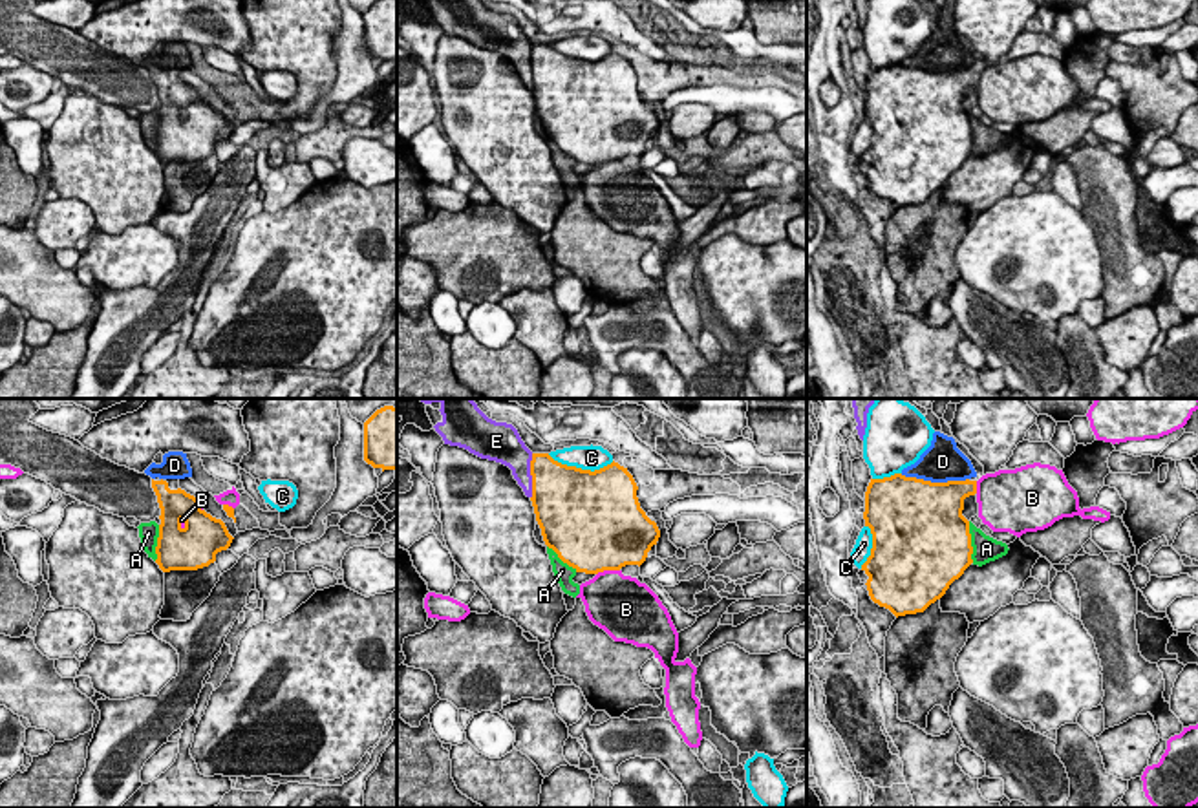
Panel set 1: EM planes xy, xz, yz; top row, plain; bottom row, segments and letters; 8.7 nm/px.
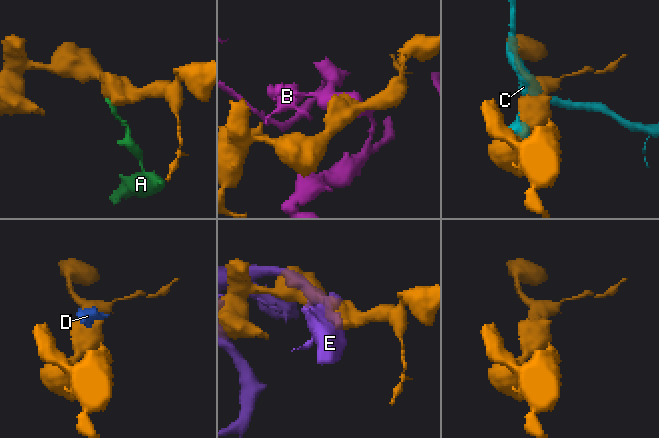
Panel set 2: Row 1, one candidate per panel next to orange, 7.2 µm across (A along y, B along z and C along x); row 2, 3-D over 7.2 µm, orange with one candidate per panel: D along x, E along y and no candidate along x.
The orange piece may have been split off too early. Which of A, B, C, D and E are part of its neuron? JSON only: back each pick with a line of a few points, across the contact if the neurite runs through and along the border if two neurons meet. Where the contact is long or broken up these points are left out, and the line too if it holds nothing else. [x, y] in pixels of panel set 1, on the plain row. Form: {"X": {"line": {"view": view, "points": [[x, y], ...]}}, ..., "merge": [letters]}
{"merge": []}

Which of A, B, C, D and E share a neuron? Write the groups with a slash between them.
A / B / C / D / E

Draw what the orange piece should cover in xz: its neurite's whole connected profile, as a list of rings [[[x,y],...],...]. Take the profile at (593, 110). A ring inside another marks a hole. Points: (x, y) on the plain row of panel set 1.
[[[532,44],[532,97],[543,132],[576,163],[642,155],[660,121],[640,99],[627,58],[582,60]]]

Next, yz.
[[[894,64],[883,69],[871,69],[865,82],[865,117],[872,124],[872,139],[861,161],[869,166],[867,181],[874,194],[889,199],[896,208],[924,203],[940,190],[949,175],[958,170],[973,154],[969,112],[962,106],[964,90],[977,84],[977,71],[931,73]]]

